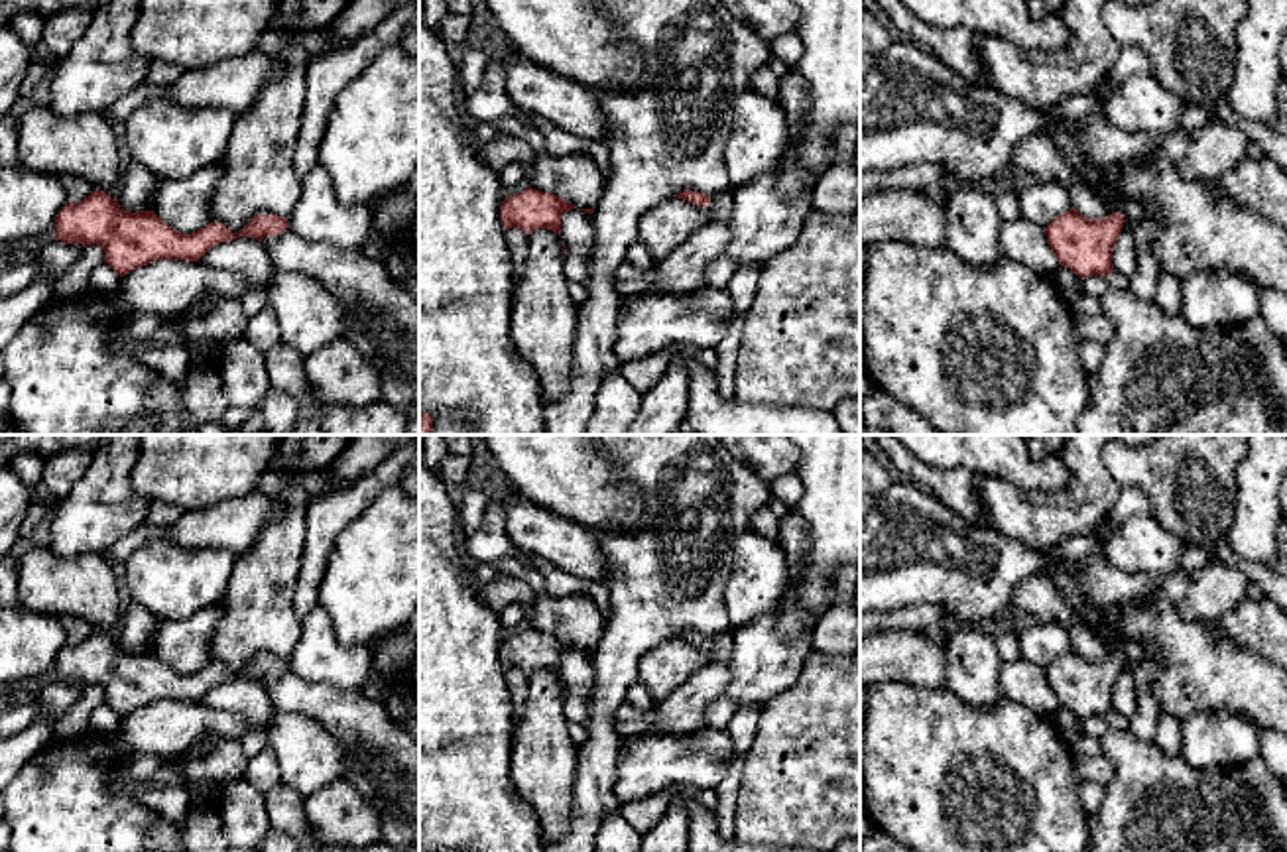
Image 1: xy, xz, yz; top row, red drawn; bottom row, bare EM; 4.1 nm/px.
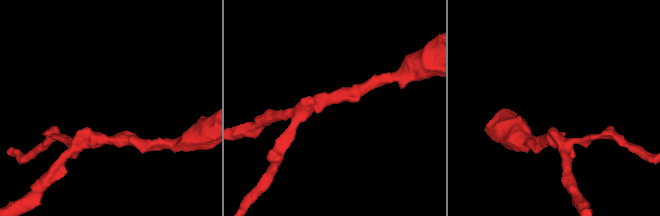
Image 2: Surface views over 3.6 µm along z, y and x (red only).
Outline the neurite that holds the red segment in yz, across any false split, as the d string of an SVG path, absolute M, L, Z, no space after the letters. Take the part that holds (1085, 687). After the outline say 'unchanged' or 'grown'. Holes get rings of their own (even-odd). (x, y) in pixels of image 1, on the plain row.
M1078 651L1057 657L1047 669L1047 685L1059 704L1080 720L1114 712L1112 693L1124 669L1124 657L1112 653L1106 659L1086 659Z | unchanged

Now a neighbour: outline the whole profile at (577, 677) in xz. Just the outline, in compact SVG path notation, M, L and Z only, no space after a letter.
M571 649L561 659L561 681L567 689L565 714L569 722L586 724L588 720L588 699L594 683L592 655Z

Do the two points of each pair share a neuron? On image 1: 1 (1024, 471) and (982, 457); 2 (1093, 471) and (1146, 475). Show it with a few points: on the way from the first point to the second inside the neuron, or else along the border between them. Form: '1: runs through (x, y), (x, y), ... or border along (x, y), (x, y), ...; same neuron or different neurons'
1: runs through (1014, 463), (1008, 457), (992, 457); same neuron
2: border along (1101, 455), (1106, 471), (1122, 486); different neurons

